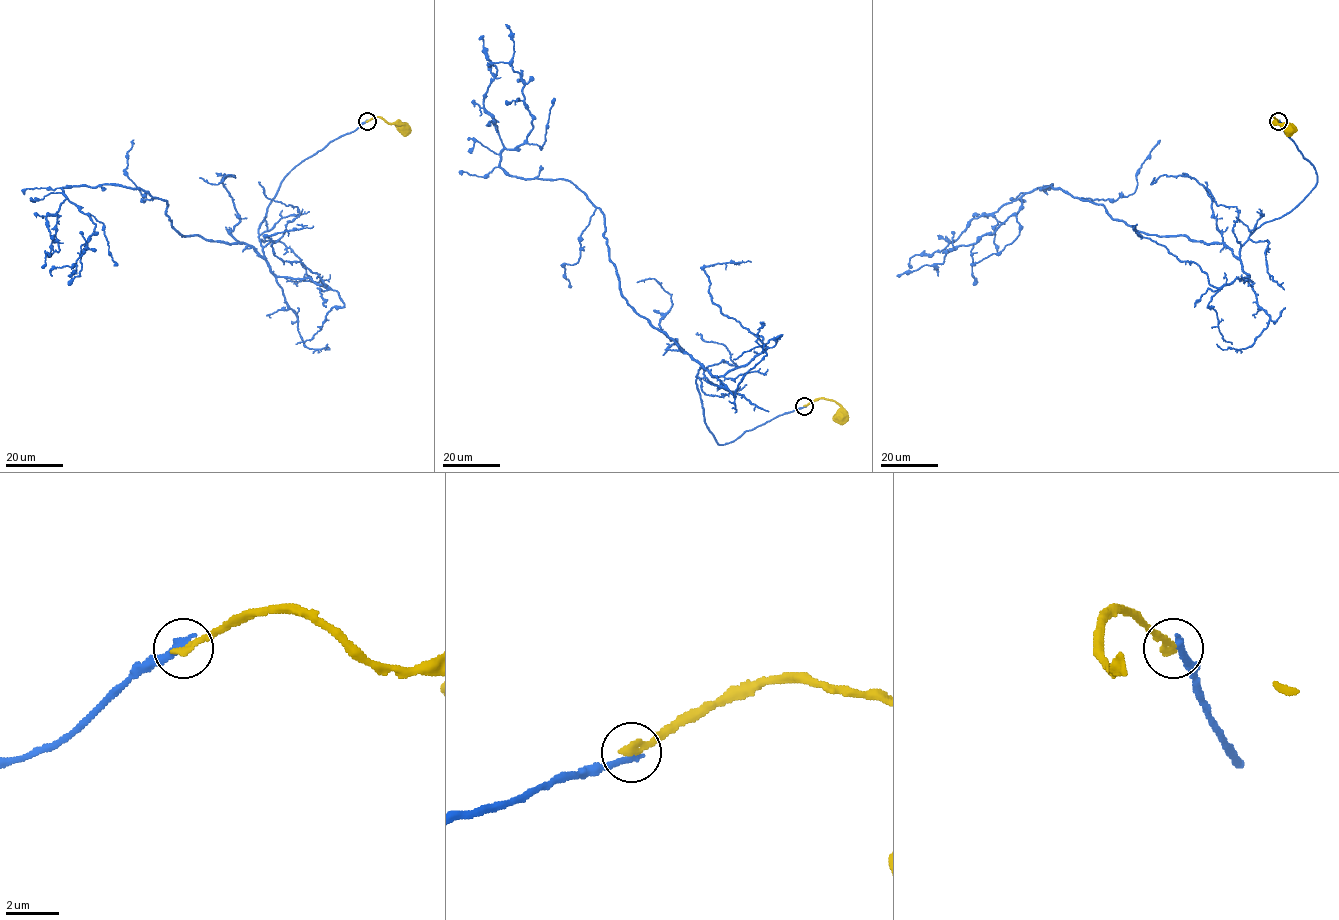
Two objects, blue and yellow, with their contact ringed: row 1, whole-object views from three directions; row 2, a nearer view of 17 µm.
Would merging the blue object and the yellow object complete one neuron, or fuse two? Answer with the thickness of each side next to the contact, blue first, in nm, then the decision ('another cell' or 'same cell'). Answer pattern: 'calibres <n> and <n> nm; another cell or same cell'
calibres 320 and 320 nm; another cell

